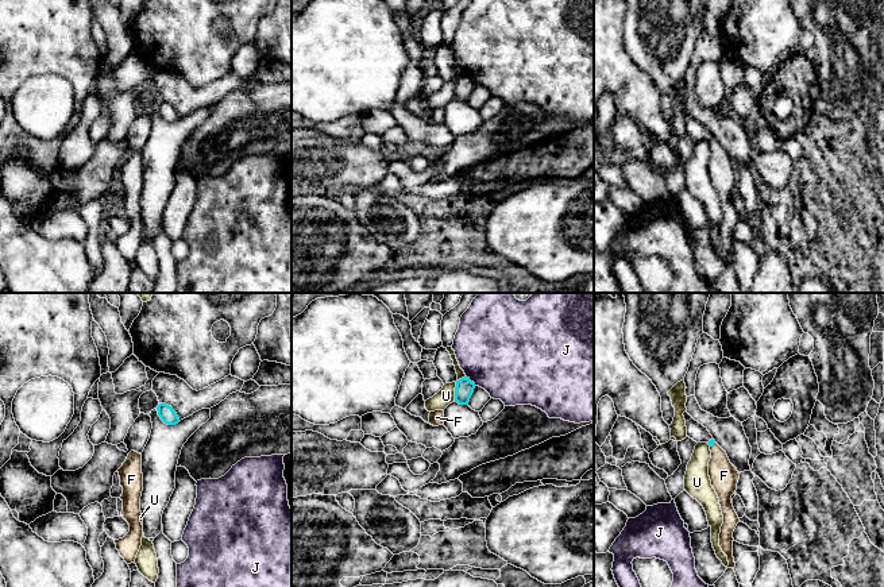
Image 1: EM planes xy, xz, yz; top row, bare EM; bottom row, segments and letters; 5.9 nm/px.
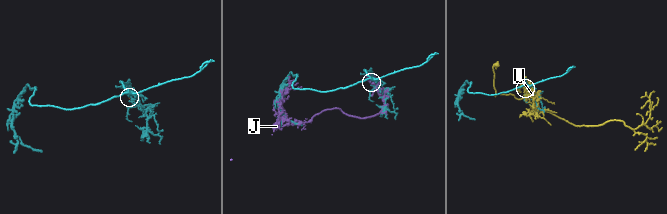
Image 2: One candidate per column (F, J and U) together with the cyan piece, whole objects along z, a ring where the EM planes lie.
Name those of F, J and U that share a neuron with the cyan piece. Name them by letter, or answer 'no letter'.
F

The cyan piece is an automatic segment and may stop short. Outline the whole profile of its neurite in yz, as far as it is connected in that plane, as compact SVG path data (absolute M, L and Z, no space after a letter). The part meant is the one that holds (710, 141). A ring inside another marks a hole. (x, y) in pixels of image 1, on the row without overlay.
M710 138L707 140L711 148L711 157L709 159L709 174L711 184L715 188L723 213L723 221L719 231L719 244L727 254L727 266L736 264L733 255L733 229L740 220L740 216L733 205L731 193L737 188L740 171L737 166L730 161L726 150L715 140Z

